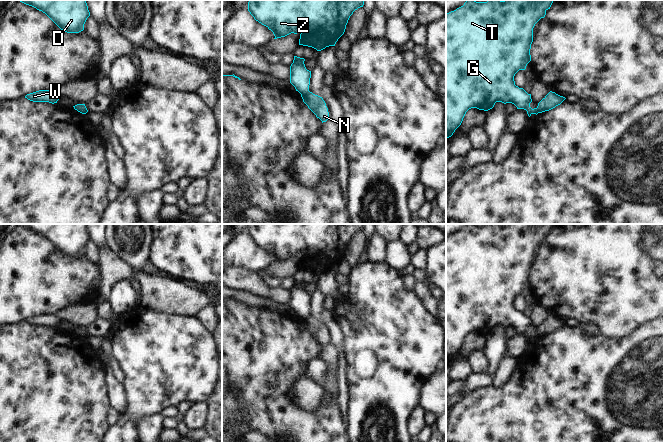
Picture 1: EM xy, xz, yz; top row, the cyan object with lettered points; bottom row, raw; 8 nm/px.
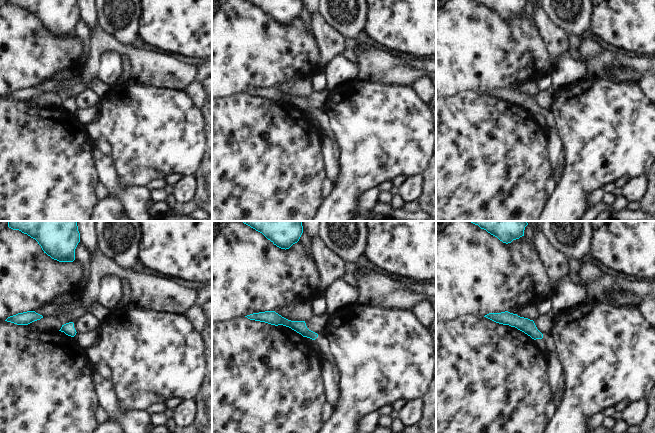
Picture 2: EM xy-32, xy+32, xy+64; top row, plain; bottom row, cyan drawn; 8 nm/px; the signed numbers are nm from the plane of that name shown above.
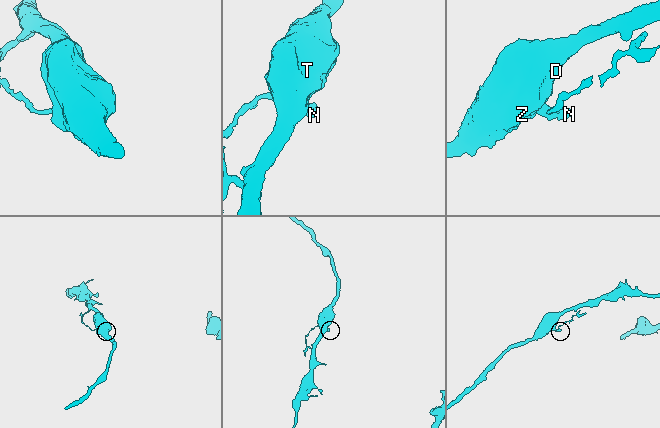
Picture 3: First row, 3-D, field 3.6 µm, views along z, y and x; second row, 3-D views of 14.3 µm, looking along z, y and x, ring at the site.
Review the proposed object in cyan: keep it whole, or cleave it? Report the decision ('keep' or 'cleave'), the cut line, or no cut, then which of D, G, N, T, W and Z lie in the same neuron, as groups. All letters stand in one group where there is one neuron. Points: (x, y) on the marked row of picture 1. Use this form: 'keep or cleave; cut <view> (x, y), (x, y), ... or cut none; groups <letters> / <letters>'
cleave; cut xz (309, 91), (301, 94); groups D G T Z / N W

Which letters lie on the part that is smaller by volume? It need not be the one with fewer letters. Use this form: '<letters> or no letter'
N, W

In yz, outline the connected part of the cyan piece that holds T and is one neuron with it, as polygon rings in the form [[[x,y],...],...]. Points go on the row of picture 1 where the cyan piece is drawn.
[[[467,0],[463,6],[446,14],[446,139],[451,137],[455,130],[461,125],[466,112],[471,108],[488,111],[492,109],[496,102],[512,103],[517,109],[524,109],[528,116],[538,114],[537,108],[532,109],[531,94],[528,94],[523,88],[515,85],[514,76],[519,70],[525,70],[527,64],[531,61],[530,49],[533,42],[533,28],[535,24],[546,15],[554,0],[488,0],[487,2],[476,2]]]

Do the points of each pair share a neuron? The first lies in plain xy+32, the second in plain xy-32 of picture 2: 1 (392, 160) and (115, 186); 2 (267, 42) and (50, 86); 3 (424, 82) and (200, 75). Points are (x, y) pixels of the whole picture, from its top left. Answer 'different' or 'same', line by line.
1: different
2: different
3: different

